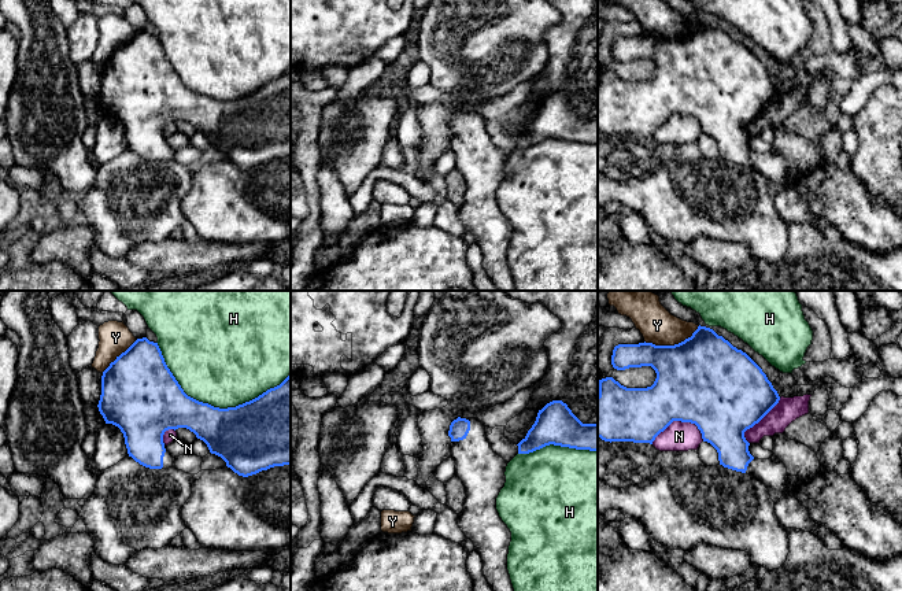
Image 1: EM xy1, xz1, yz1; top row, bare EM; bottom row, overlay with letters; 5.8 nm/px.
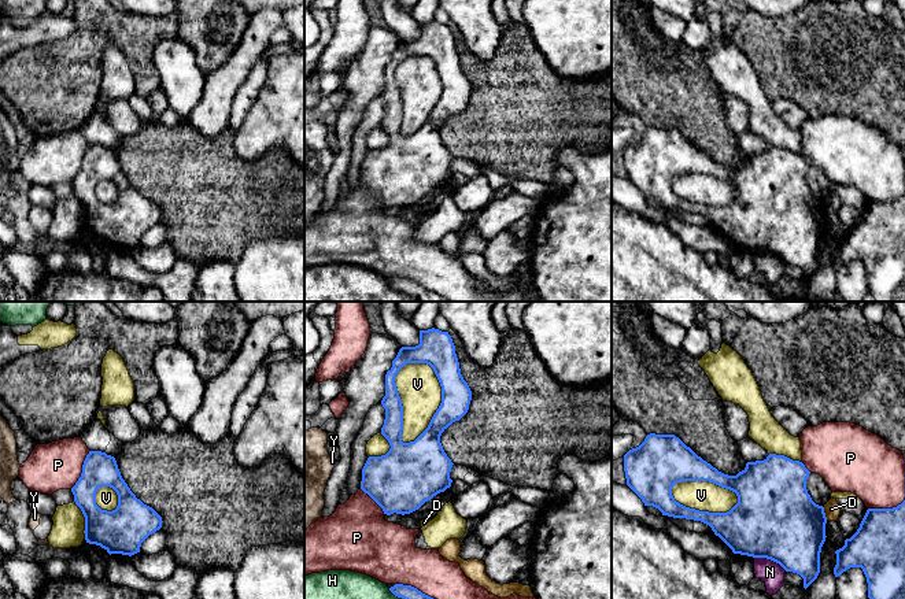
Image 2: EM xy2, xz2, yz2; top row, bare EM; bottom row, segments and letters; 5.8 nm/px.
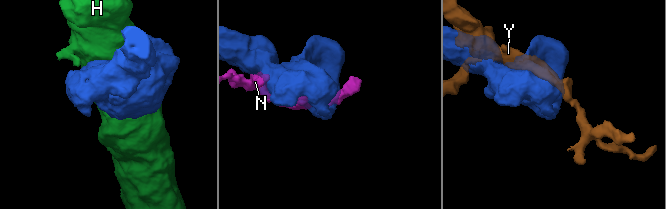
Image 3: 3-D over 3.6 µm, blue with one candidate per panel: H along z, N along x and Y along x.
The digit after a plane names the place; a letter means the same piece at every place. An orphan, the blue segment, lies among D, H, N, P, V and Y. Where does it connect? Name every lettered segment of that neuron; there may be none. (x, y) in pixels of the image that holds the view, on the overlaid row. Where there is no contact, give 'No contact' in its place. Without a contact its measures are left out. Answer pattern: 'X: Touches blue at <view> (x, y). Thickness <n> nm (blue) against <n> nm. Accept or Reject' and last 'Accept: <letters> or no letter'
D: Touches blue at yz2 (824, 513). Thickness 440 nm (blue) against 90 nm. Reject
H: Touches blue at xy1 (213, 406). Thickness 360 nm (blue) against 480 nm. Reject
N: Touches blue at yz1 (679, 420). Thickness 480 nm (blue) against 180 nm. Reject
P: Touches blue at xy2 (82, 469). Thickness 200 nm (blue) against 280 nm. Reject
V: Touches blue at xz2 (439, 406). Thickness 180 nm (blue) against 240 nm. Reject
Y: Touches blue at yz1 (672, 346). Thickness 480 nm (blue) against 200 nm. Reject
Accept: no letter

